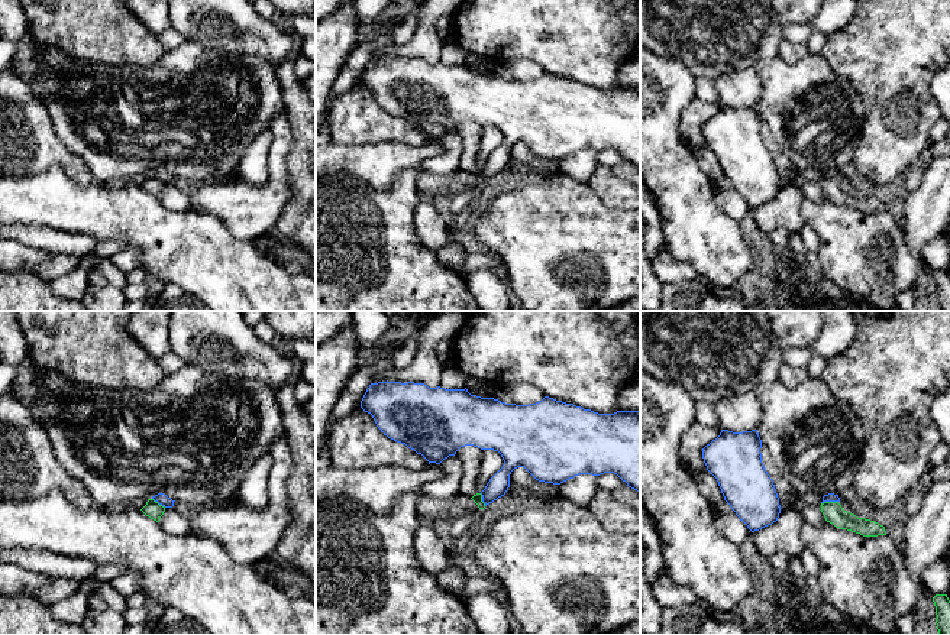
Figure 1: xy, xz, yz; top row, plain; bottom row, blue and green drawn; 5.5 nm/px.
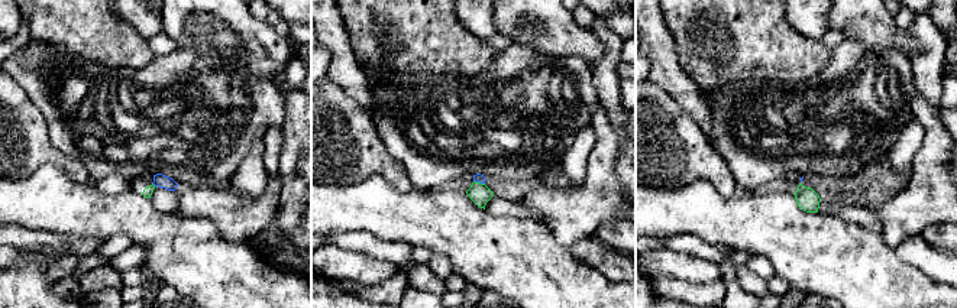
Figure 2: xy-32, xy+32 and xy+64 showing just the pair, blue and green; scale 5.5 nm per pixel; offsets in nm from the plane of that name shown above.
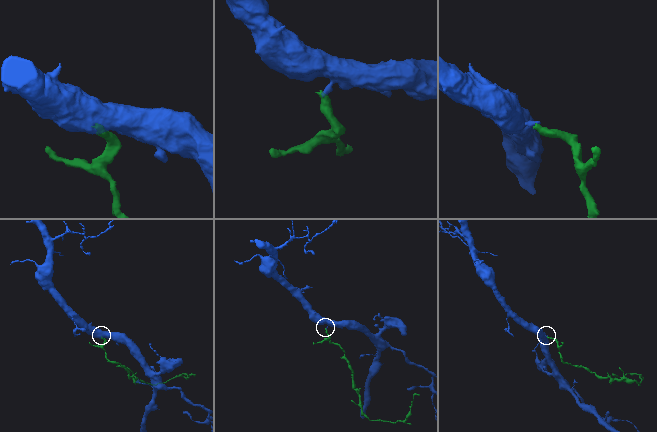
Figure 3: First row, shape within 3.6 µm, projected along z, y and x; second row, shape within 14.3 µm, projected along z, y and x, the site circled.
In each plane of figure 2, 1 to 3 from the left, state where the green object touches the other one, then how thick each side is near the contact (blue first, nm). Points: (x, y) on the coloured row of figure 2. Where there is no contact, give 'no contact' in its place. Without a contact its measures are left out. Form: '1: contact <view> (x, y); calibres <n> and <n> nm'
1: contact xy-32 (154, 184); calibres 70 and 50 nm
2: contact xy+32 (479, 181); calibres 50 and 110 nm
3: no contact

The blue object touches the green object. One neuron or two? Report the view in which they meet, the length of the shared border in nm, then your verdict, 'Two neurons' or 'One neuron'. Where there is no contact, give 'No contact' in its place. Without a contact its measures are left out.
Touches blue in yz. Shared border 100 nm. Two neurons

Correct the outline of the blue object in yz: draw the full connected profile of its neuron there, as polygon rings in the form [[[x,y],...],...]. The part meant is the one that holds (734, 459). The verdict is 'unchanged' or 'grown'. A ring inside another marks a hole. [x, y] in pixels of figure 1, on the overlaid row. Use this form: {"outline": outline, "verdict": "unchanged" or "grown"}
{"outline": [[[757,430],[720,435],[702,448],[707,470],[717,479],[724,500],[754,532],[778,521],[779,498],[762,463]]], "verdict": "unchanged"}

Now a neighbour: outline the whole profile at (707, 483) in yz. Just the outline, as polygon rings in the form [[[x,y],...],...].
[[[708,470],[691,474],[711,506],[715,506],[717,503],[724,500],[717,479]]]

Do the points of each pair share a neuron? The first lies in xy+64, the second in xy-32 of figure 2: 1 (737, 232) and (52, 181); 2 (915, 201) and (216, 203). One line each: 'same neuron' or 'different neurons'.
1: same neuron
2: same neuron

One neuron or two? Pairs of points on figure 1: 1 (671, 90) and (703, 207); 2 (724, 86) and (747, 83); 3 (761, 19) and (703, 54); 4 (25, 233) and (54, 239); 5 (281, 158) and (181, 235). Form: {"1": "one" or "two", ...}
{"1": "one", "2": "one", "3": "one", "4": "one", "5": "two"}

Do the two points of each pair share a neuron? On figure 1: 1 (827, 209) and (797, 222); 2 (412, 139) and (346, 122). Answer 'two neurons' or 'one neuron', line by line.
1: two neurons
2: one neuron

